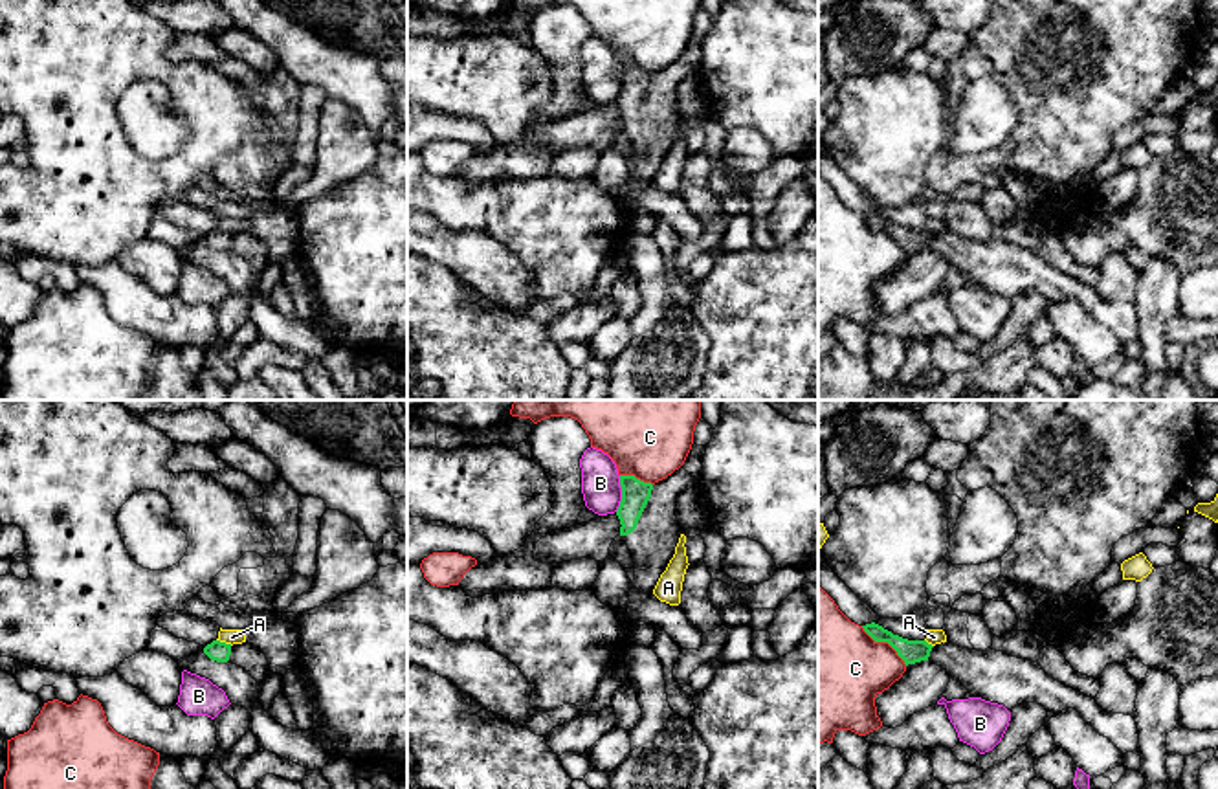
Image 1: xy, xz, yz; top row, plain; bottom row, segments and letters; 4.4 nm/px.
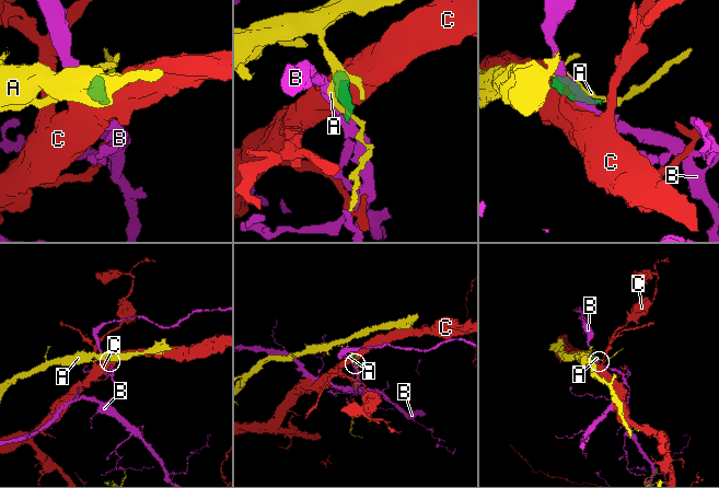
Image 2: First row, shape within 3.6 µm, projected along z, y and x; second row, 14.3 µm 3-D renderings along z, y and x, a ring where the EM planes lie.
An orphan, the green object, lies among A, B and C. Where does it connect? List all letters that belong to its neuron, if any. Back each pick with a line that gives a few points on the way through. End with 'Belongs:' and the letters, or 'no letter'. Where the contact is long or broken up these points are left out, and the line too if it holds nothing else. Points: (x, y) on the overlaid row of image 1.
Belongs: no letter

